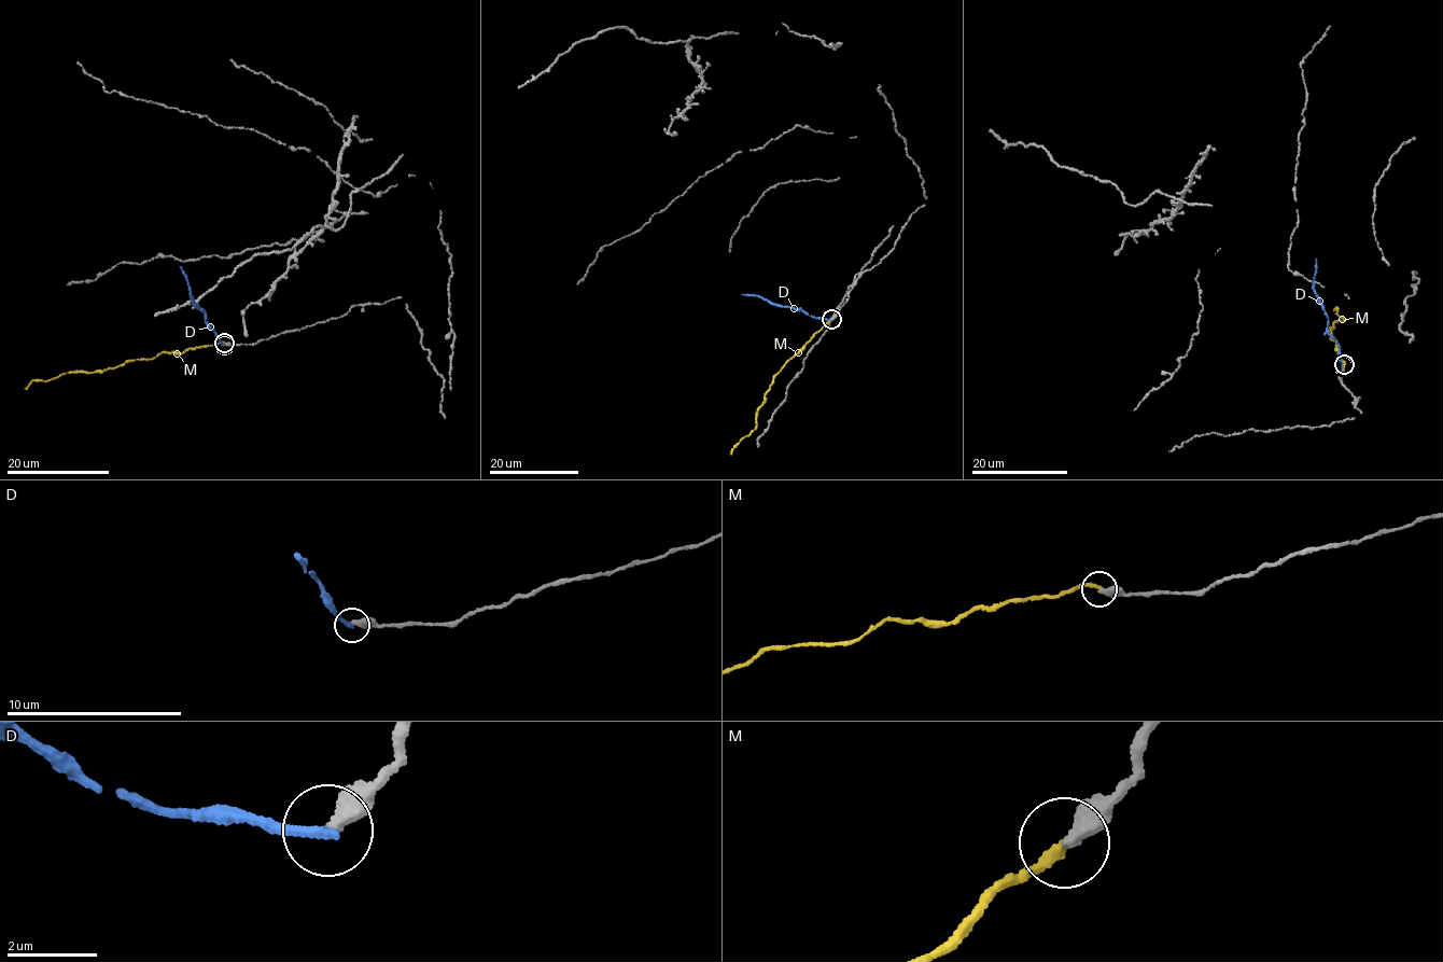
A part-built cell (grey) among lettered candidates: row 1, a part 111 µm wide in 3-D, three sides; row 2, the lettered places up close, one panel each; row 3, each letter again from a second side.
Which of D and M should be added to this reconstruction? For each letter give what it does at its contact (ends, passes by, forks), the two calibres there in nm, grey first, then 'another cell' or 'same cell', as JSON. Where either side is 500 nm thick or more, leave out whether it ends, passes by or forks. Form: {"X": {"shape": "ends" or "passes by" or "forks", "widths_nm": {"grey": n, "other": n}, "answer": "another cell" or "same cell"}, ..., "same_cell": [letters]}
{"D": {"shape": "ends", "widths_nm": {"grey": 400, "other": 240}, "answer": "another cell"}, "M": {"shape": "ends", "widths_nm": {"grey": 400, "other": 220}, "answer": "same cell"}, "same_cell": ["M"]}

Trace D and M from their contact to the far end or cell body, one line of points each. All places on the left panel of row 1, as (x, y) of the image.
D: (224, 344), (210, 330), (205, 311), (195, 303), (180, 266)
M: (224, 343), (162, 352), (102, 371), (67, 373), (31, 381), (25, 388)

